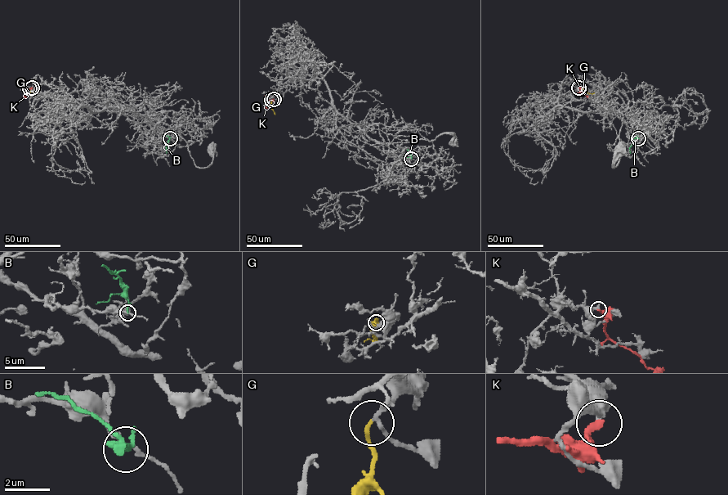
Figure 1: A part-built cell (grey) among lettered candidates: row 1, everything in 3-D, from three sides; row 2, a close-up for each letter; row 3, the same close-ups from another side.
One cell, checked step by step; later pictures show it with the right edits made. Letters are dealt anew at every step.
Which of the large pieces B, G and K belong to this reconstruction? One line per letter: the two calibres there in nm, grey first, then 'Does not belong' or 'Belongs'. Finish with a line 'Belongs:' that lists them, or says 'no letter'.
B: Thickness 200 nm (grey) against 170 nm. Does not belong
G: Thickness 170 nm (grey) against 180 nm. Belongs
K: Thickness 460 nm (grey) against 300 nm. Does not belong
Belongs: G

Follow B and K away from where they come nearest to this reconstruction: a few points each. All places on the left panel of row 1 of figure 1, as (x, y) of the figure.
B: (170, 138), (167, 153)
K: (32, 87), (26, 91), (25, 97)

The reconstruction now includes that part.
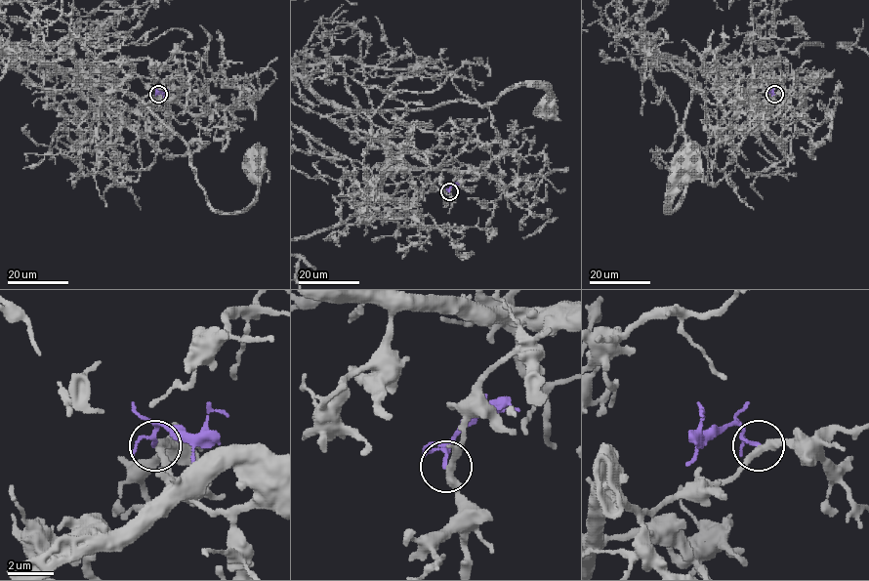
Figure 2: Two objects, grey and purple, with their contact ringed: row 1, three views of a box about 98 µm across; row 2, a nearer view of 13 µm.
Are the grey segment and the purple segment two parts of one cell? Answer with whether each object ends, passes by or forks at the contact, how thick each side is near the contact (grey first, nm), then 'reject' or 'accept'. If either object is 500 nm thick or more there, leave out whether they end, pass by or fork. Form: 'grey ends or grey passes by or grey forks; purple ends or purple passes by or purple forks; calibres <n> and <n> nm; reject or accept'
grey passes by; purple passes by; calibres 320 and 120 nm; reject

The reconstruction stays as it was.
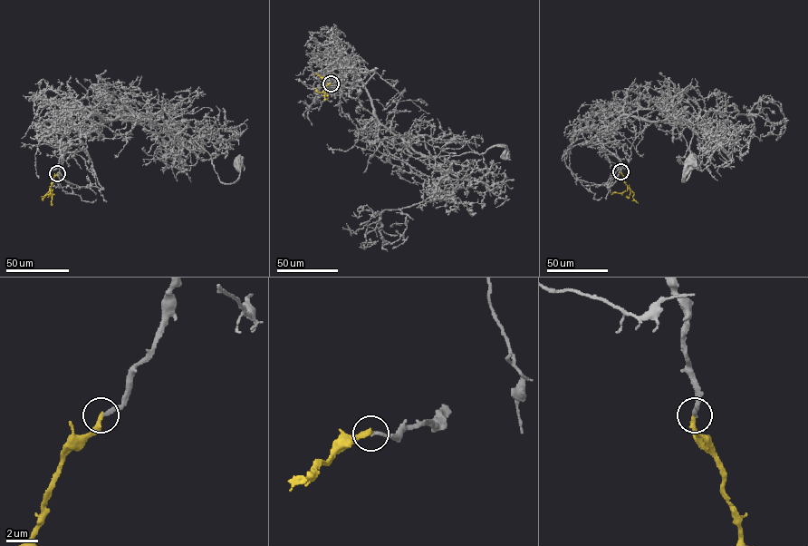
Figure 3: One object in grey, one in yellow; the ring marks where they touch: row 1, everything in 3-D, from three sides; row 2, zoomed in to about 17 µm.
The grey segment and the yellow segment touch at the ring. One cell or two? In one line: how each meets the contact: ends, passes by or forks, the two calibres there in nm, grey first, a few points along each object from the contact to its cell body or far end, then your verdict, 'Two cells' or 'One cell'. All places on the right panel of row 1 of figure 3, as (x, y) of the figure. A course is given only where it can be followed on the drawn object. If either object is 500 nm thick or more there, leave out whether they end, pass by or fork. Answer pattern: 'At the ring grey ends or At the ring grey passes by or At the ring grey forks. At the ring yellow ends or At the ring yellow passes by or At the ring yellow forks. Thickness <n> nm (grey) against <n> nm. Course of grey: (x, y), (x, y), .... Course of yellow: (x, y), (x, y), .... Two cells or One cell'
At the ring grey ends. At the ring yellow ends. Thickness 220 nm (grey) against 280 nm. Course of grey: (620, 171), (613, 145), (597, 131), (621, 115), (689, 121), (694, 125), (691, 170), (683, 181), (694, 161). Course of yellow: (620, 171), (627, 190), (610, 194). One cell

